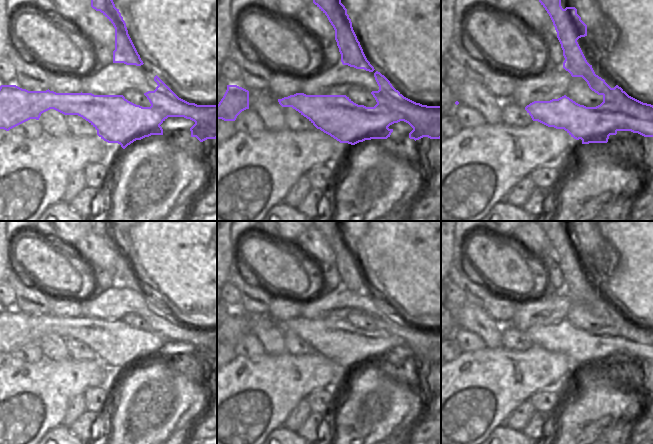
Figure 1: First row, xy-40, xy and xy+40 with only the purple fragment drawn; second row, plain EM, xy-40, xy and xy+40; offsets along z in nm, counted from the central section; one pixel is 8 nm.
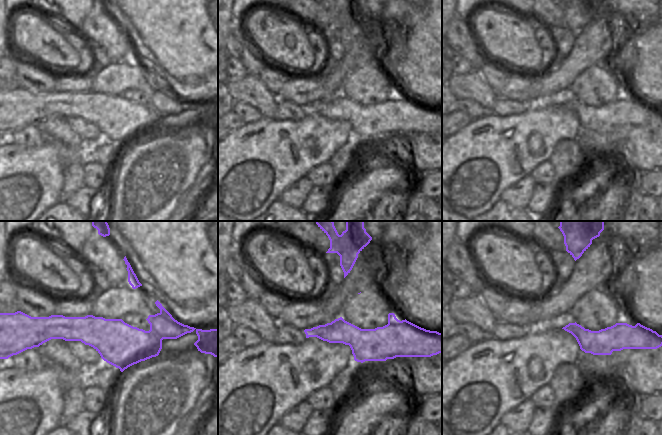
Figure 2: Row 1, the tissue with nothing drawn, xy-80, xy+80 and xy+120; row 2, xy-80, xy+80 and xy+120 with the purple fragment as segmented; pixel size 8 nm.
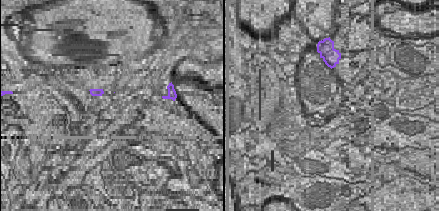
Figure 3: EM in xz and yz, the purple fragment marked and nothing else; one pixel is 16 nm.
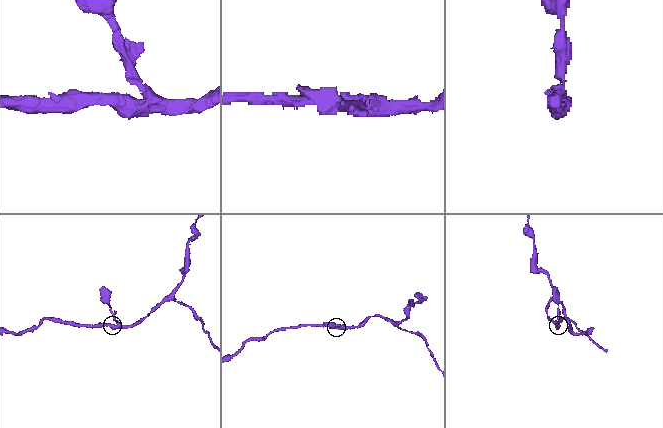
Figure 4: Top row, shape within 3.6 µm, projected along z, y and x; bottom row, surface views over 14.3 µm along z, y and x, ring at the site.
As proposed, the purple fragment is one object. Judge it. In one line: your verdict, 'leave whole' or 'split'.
split

